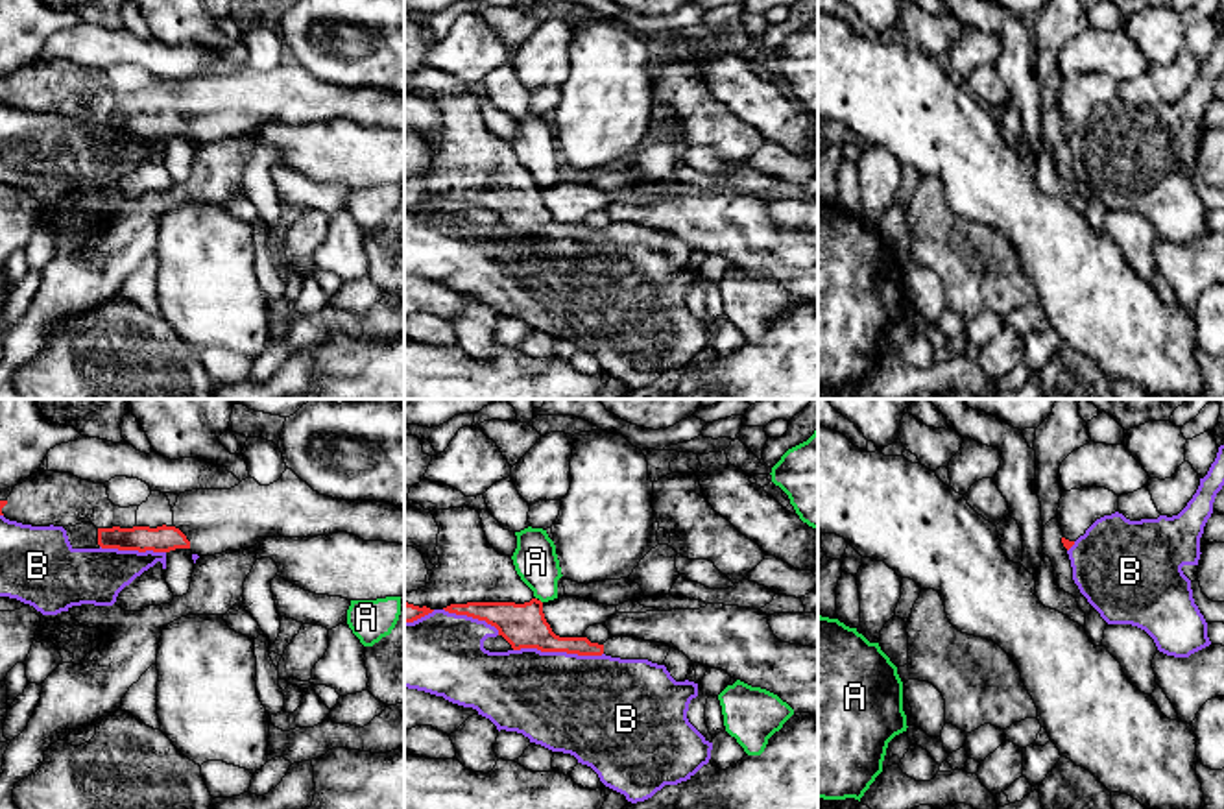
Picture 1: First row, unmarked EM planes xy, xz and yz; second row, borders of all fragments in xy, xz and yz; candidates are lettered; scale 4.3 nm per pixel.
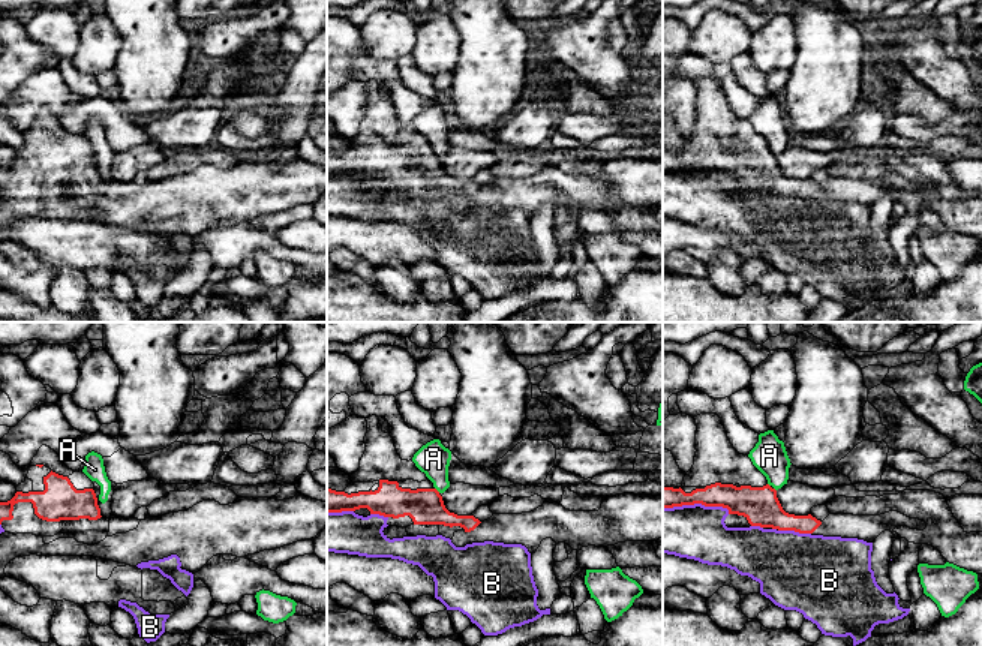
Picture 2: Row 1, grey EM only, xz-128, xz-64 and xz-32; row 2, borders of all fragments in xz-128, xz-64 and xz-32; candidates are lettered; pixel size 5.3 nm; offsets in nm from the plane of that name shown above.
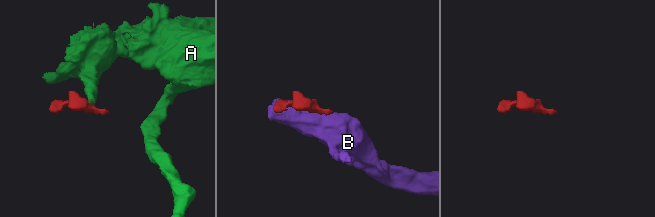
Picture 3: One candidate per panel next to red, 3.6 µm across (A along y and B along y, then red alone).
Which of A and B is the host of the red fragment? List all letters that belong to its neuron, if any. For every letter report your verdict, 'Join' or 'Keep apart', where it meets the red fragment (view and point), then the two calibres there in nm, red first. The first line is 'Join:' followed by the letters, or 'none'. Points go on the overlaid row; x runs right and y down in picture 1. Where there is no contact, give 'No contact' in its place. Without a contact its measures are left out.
Join: none
A: Keep apart. No contact
B: Keep apart. Touches red at xz (558, 651). Thickness 190 nm (red) against 440 nm

